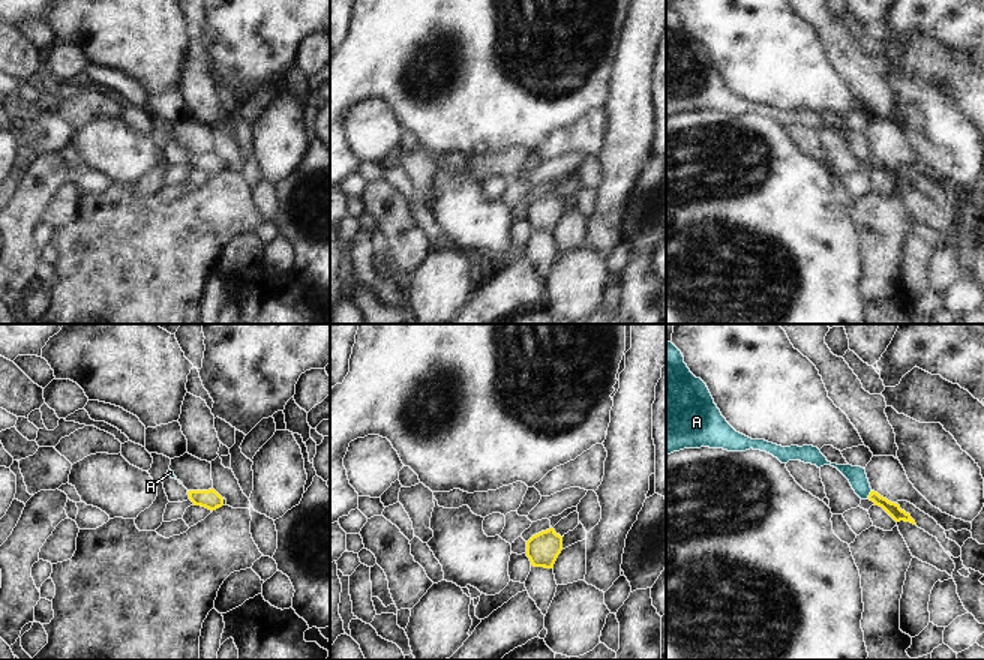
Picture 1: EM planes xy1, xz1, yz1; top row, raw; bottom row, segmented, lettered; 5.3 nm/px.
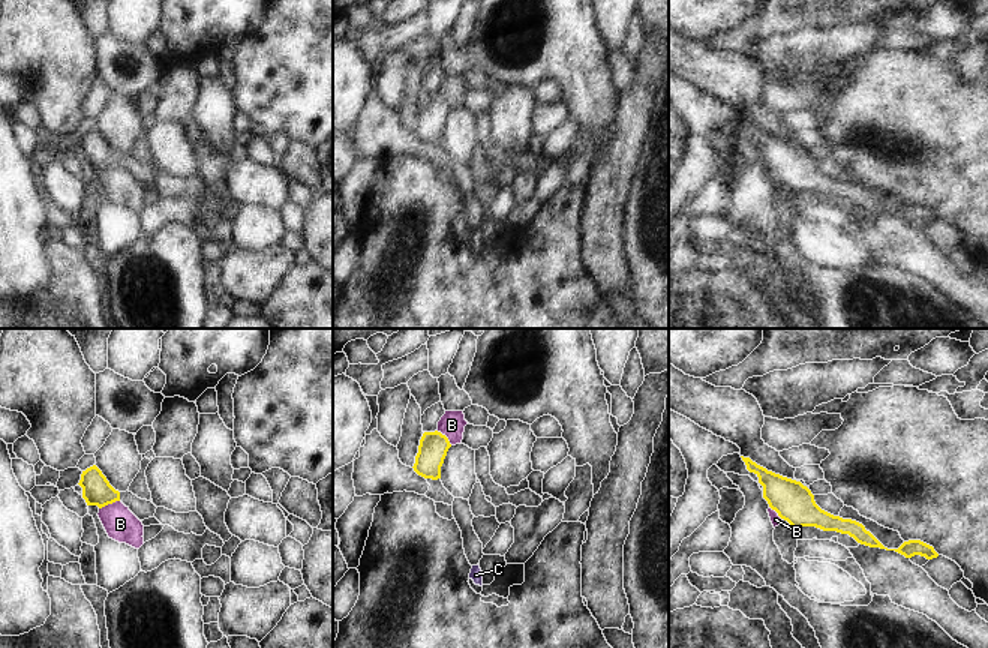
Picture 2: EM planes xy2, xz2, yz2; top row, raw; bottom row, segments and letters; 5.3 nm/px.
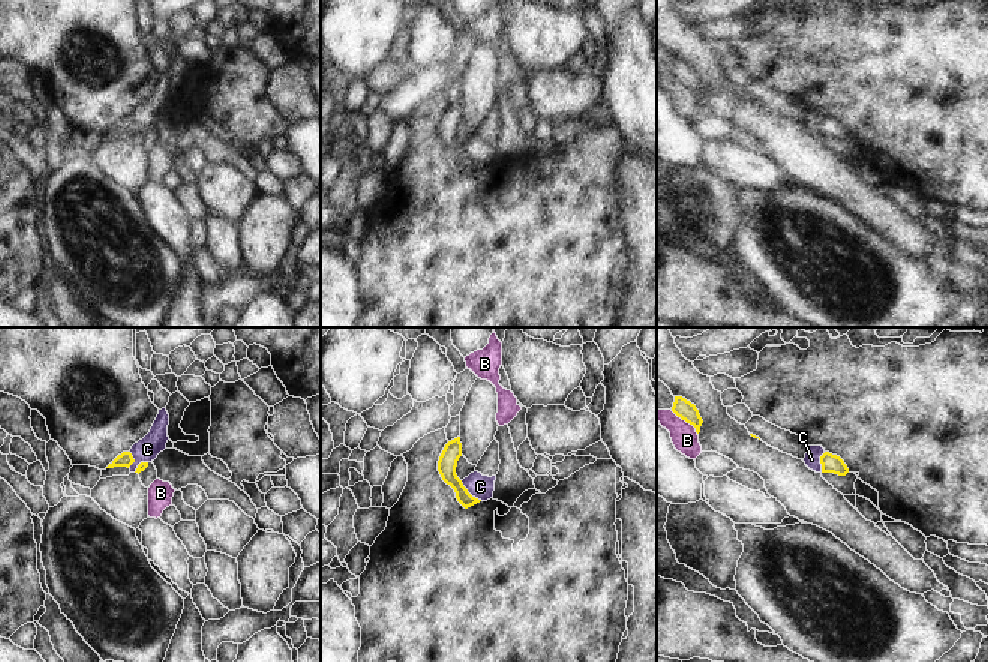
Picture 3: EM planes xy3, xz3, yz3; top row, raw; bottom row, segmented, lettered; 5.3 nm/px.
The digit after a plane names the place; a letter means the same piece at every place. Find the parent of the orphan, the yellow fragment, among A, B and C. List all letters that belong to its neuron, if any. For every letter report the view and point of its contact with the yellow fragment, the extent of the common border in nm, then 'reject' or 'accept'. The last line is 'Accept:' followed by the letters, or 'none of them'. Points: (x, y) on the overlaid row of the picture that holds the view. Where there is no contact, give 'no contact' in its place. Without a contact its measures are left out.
A: yz1 (870, 494) | 50 nm | accept
B: yz3 (685, 421) | 200 nm | reject
C: xz3 (468, 493) | 160 nm | reject
Accept: A

